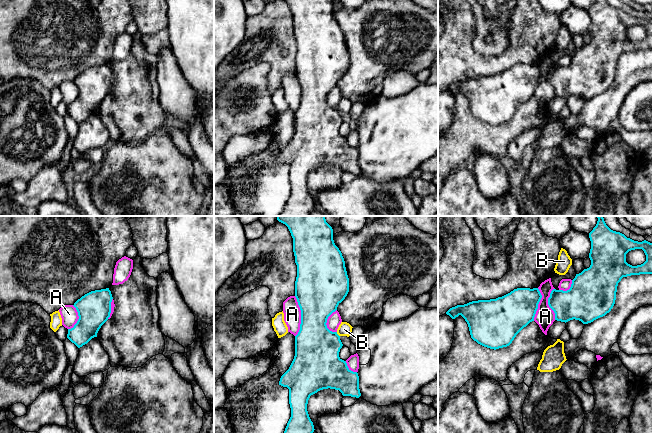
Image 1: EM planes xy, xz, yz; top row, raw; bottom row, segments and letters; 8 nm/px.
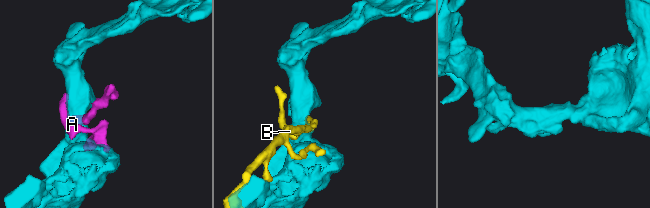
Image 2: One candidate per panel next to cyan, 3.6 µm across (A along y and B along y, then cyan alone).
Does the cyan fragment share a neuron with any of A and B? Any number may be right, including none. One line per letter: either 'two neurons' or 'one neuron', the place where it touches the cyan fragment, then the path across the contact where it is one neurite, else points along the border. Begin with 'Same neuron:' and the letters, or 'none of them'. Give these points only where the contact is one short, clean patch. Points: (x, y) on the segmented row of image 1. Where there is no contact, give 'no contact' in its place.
Same neuron: none of them
A: two neurons; contact xz (301, 316)
B: two neurons; contact xz (337, 334)

